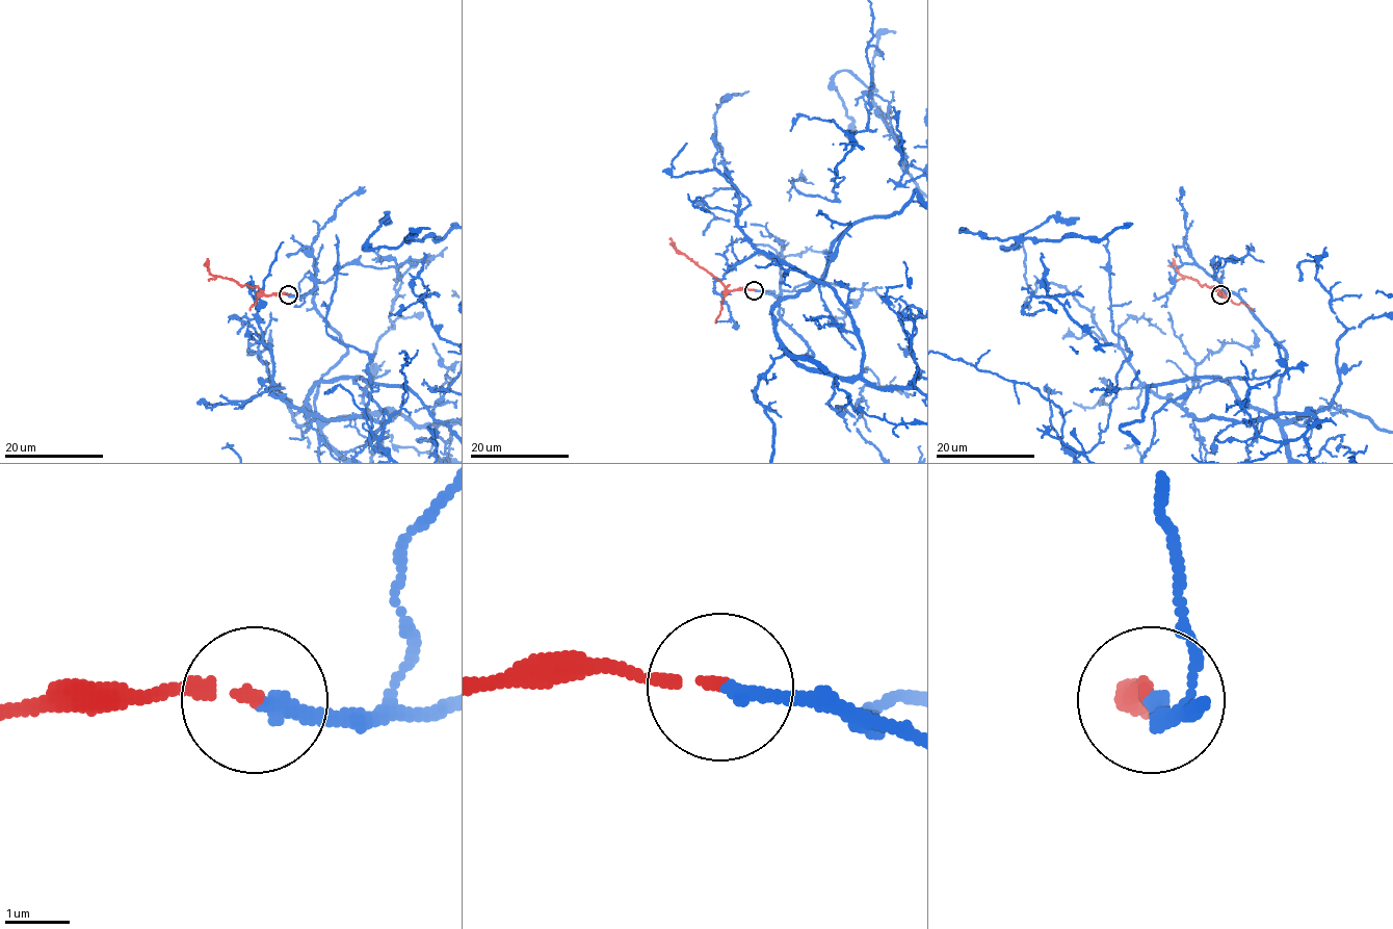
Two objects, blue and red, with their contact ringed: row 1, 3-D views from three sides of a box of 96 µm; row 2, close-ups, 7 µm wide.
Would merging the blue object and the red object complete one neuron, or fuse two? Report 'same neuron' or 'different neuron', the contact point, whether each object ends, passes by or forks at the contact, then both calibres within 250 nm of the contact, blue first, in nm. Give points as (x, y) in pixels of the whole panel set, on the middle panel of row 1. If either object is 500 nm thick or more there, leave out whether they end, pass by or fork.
same neuron; place (754, 290); blue ends; red ends; calibres 240 and 170 nm

